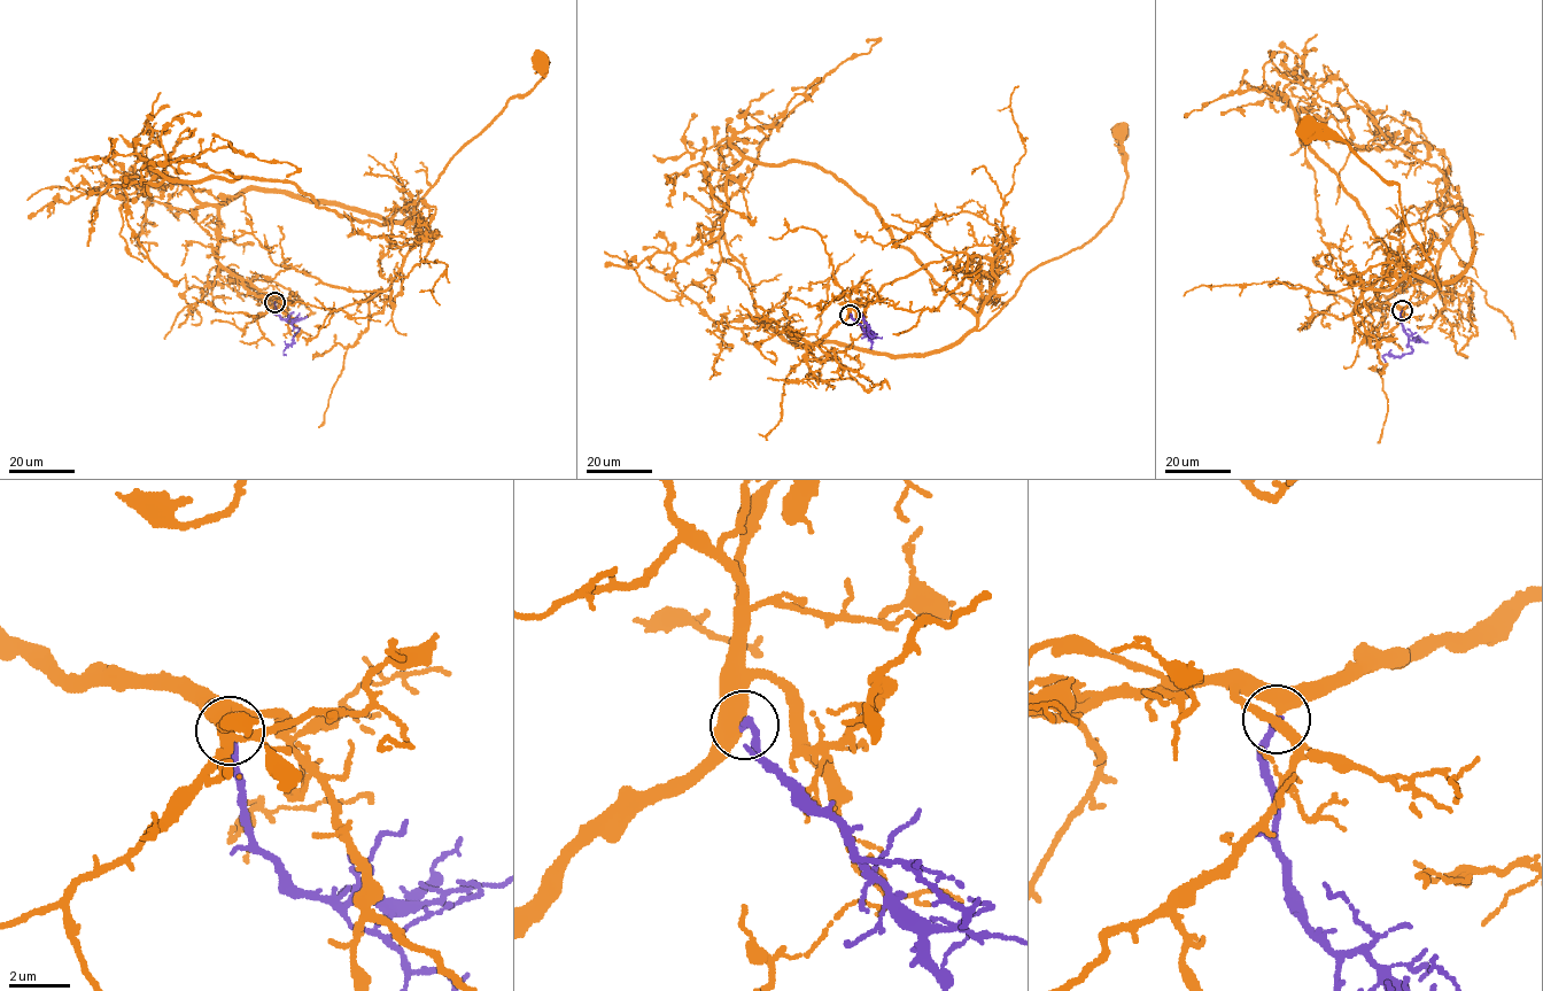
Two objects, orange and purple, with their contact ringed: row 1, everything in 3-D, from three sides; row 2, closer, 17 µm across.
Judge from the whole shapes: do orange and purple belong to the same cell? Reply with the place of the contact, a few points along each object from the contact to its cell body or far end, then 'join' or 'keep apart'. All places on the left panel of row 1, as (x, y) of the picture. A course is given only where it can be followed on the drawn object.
place (274, 302); course orange (274, 301), (218, 261), (223, 204), (260, 188), (403, 224), (451, 157), (534, 87), (542, 62); course purple (274, 301), (277, 314), (299, 328), (284, 353), (286, 355); join

